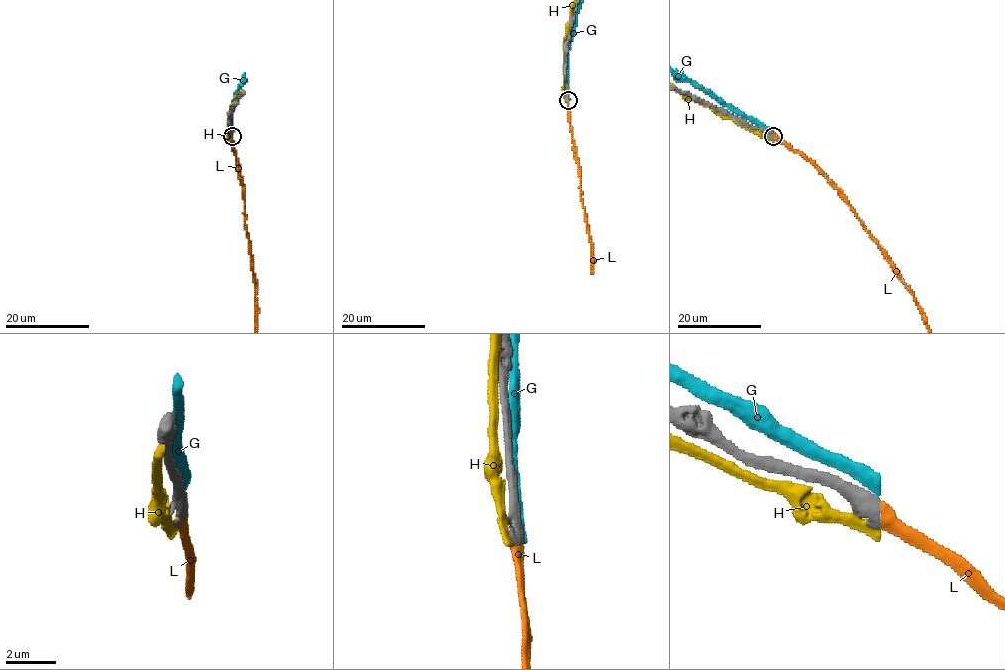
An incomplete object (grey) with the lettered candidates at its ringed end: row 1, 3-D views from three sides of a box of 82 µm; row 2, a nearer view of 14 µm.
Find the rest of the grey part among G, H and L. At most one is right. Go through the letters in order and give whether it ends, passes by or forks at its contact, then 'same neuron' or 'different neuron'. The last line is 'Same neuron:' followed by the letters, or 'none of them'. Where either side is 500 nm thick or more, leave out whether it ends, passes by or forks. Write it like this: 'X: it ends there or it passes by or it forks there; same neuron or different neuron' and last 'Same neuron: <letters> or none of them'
G: it ends there; different neuron
H: it ends there; different neuron
L: same neuron
Same neuron: L

